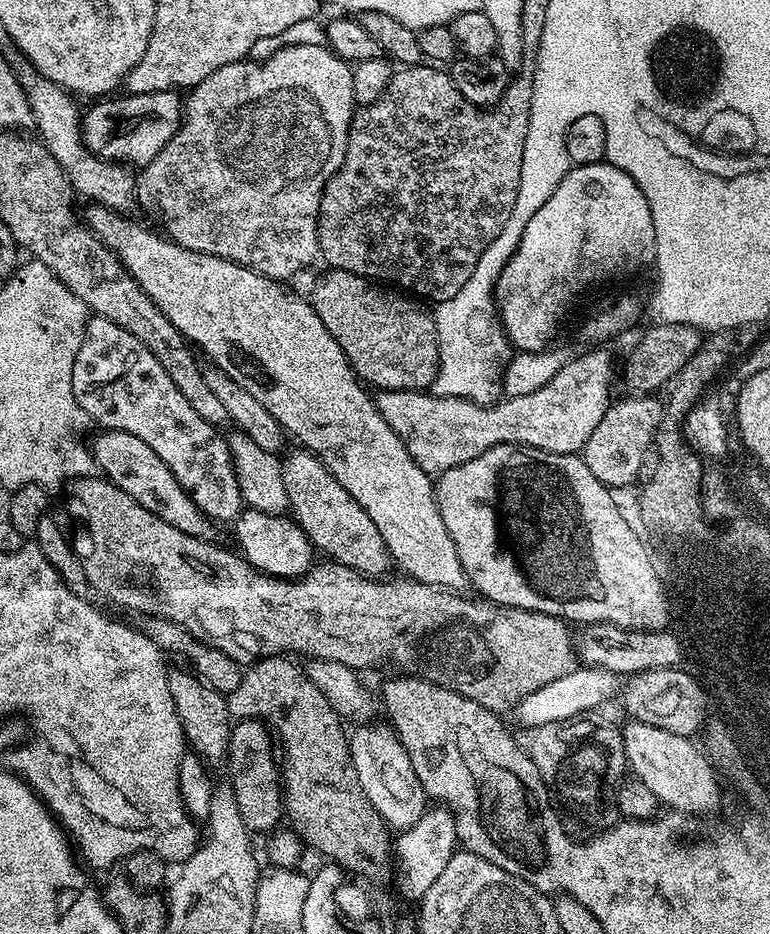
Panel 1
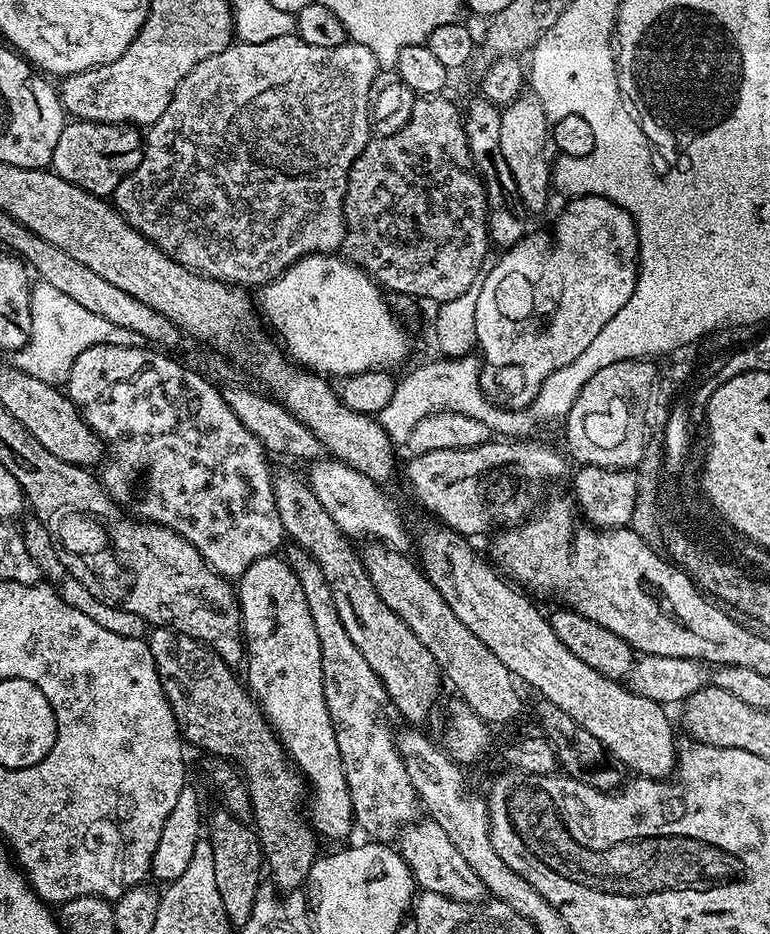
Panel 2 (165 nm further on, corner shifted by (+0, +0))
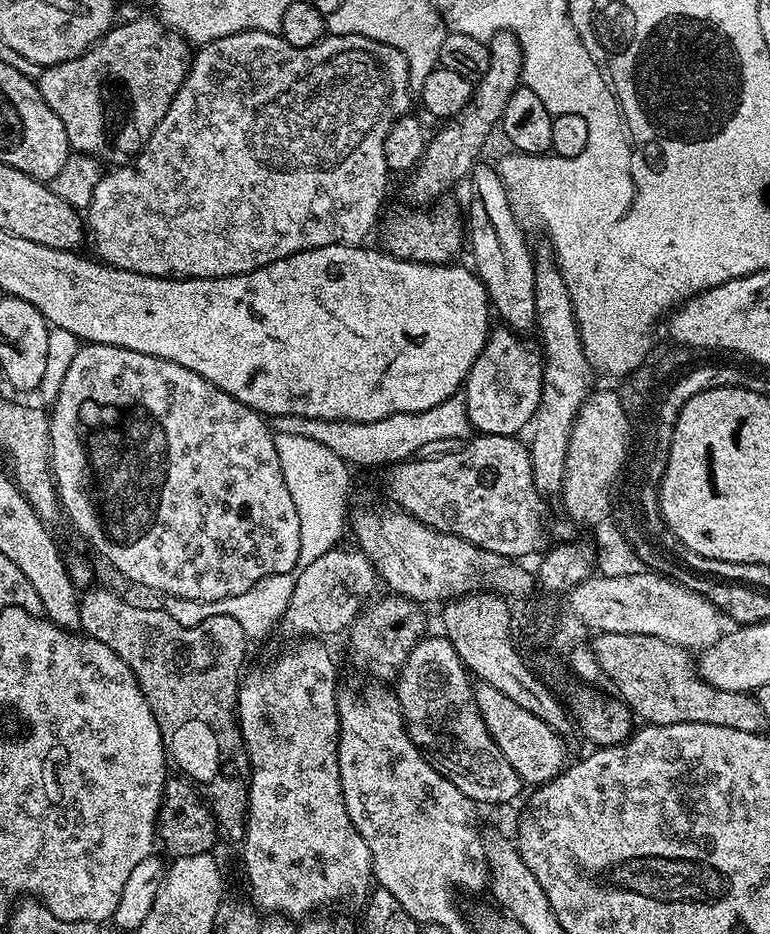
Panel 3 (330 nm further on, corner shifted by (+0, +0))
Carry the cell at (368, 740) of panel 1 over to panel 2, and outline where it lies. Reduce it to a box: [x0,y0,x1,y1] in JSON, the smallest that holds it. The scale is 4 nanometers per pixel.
[398,818,486,904]

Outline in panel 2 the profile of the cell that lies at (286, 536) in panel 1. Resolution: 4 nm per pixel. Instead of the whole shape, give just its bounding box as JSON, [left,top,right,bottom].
[238,554,354,840]

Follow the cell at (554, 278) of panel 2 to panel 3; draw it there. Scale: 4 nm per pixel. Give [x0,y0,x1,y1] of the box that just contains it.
[466,326,544,437]

